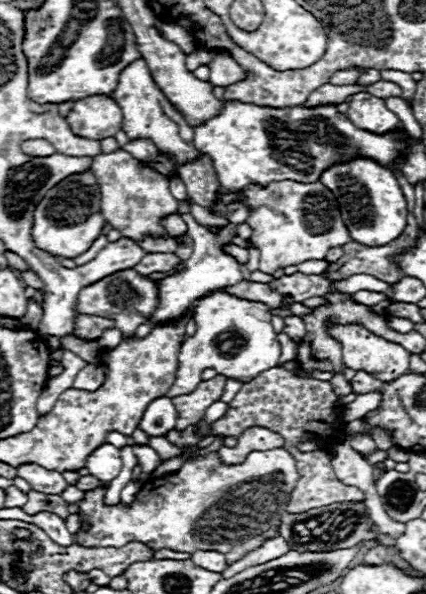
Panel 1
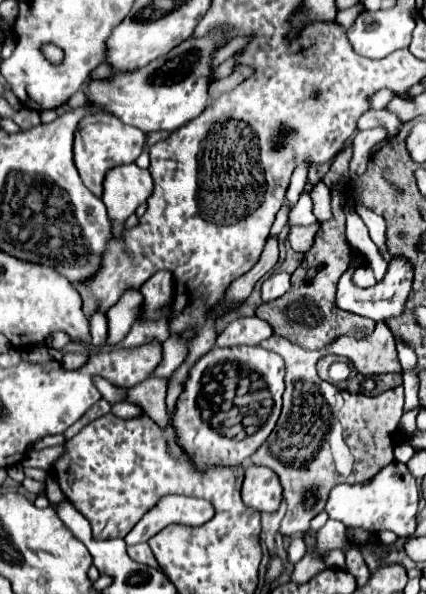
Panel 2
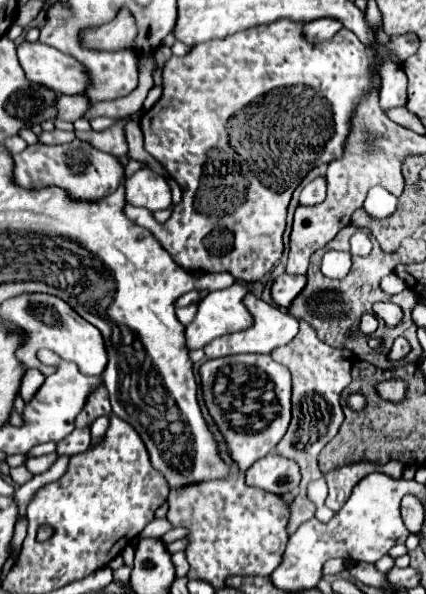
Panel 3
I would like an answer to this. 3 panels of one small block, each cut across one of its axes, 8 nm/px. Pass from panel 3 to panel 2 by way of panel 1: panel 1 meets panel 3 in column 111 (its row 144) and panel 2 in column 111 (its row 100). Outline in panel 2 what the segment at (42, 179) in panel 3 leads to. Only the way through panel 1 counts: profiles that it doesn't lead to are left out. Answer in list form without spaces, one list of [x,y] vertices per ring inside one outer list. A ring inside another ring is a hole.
[[[104,112],[90,114],[80,120],[76,134],[74,134],[74,166],[84,182],[84,186],[94,194],[102,196],[102,182],[108,170],[122,166],[122,164],[132,164],[144,150],[146,144],[146,134],[138,128],[130,128],[128,124],[122,124],[116,116],[106,116]]]

